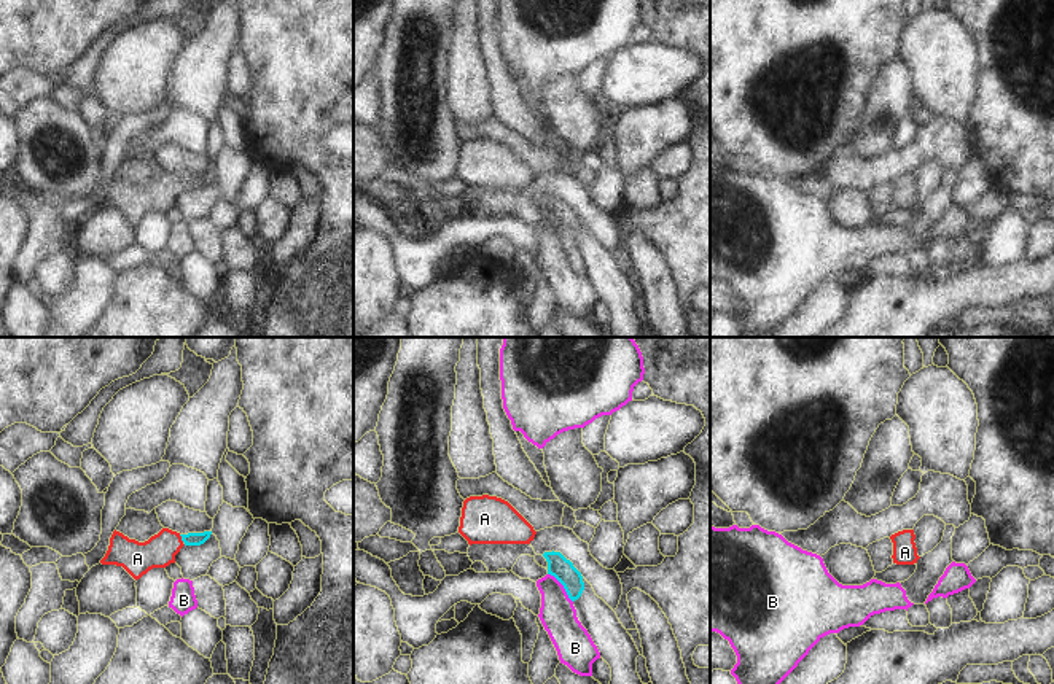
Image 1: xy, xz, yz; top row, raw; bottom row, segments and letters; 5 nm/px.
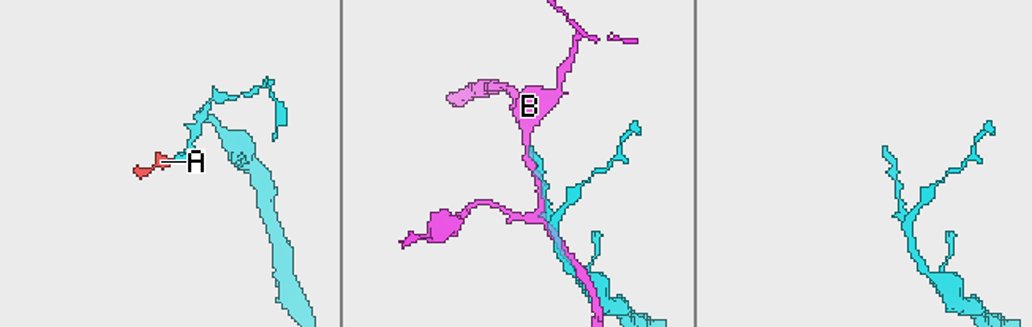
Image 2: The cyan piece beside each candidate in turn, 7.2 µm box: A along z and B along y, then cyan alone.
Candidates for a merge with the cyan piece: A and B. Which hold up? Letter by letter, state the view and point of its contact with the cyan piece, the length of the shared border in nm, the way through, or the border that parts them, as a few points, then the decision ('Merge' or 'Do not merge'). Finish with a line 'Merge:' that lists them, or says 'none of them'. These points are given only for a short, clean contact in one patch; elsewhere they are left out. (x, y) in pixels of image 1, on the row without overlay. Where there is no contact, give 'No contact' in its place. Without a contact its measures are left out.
A: Touches cyan at xy (182, 182). Shared border 50 nm. Path across: xy (191, 182), (182, 182), (137, 202). Merge
B: Touches cyan at xz (564, 231). Shared border 200 nm. Do not merge
Merge: A.

